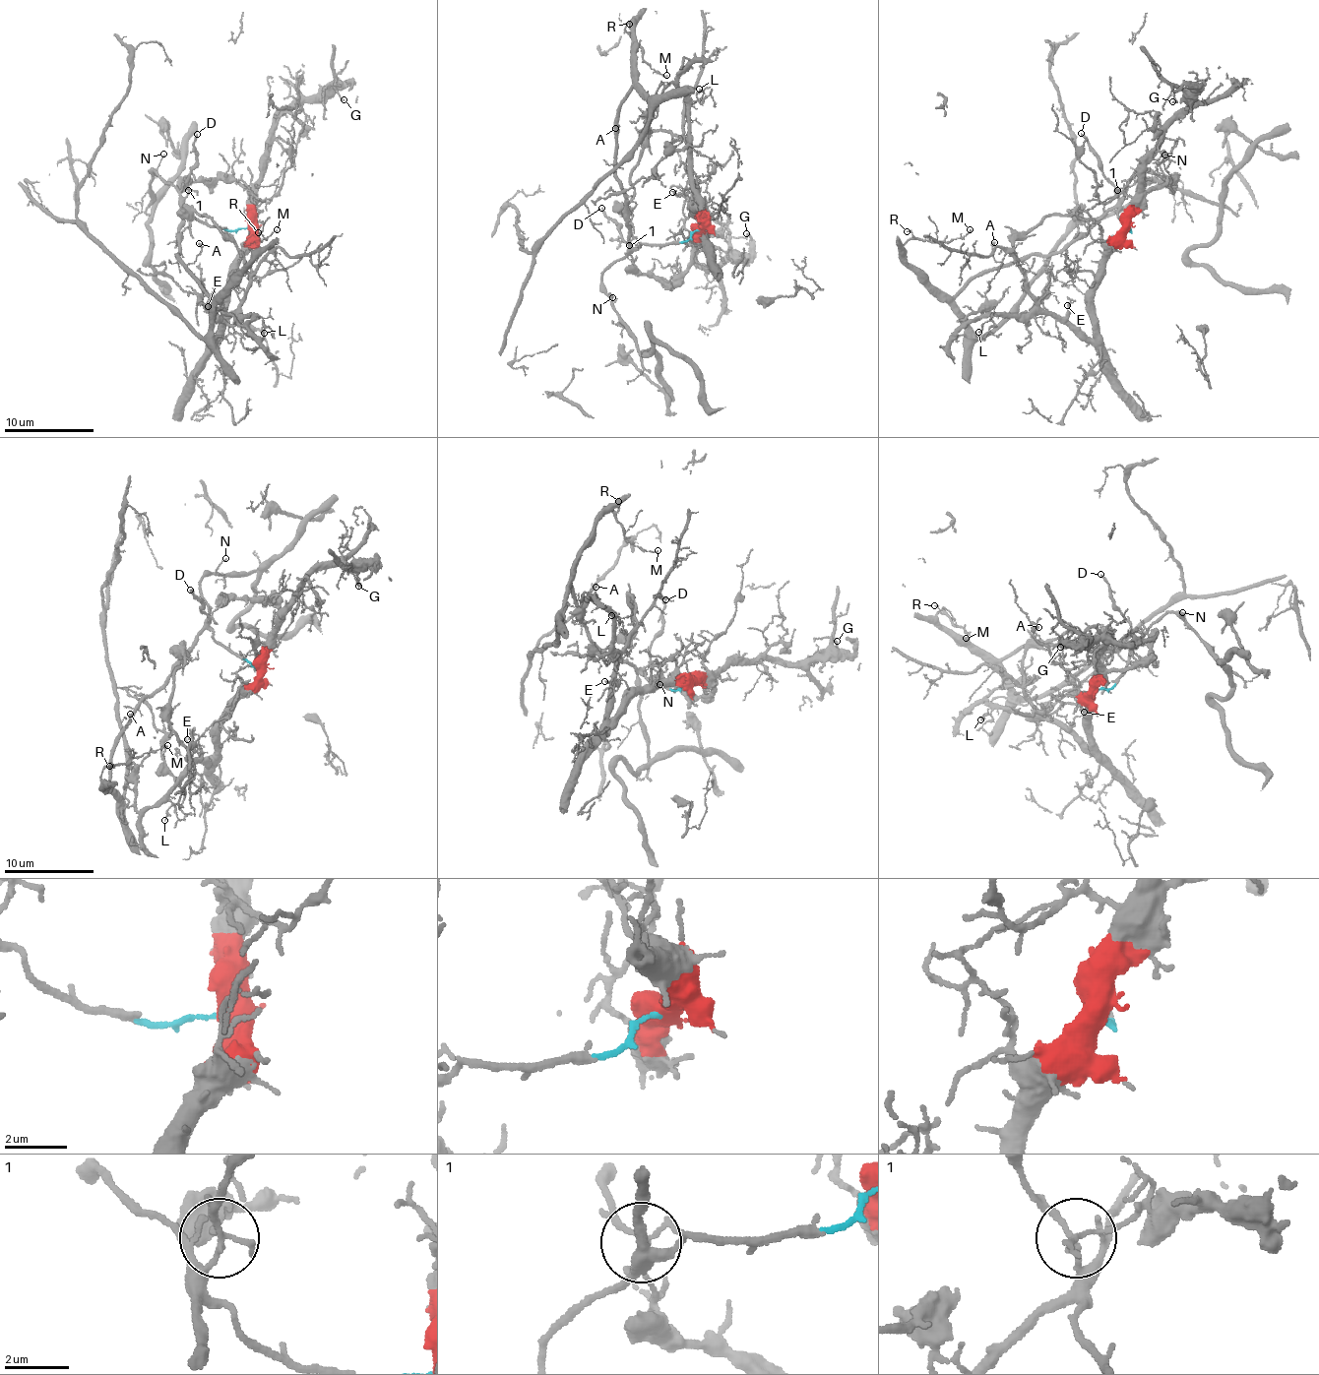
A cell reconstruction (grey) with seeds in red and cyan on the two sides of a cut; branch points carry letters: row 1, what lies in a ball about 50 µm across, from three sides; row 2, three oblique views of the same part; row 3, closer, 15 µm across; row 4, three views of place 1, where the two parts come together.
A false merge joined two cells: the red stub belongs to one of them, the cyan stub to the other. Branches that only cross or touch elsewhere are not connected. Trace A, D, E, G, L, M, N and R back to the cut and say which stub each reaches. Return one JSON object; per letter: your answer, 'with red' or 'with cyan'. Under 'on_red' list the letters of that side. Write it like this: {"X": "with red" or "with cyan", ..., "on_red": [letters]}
{"A": "with cyan", "D": "with cyan", "E": "with red", "G": "with red", "L": "with red", "M": "with cyan", "N": "with cyan", "R": "with cyan", "on_red": ["E", "G", "L"]}

